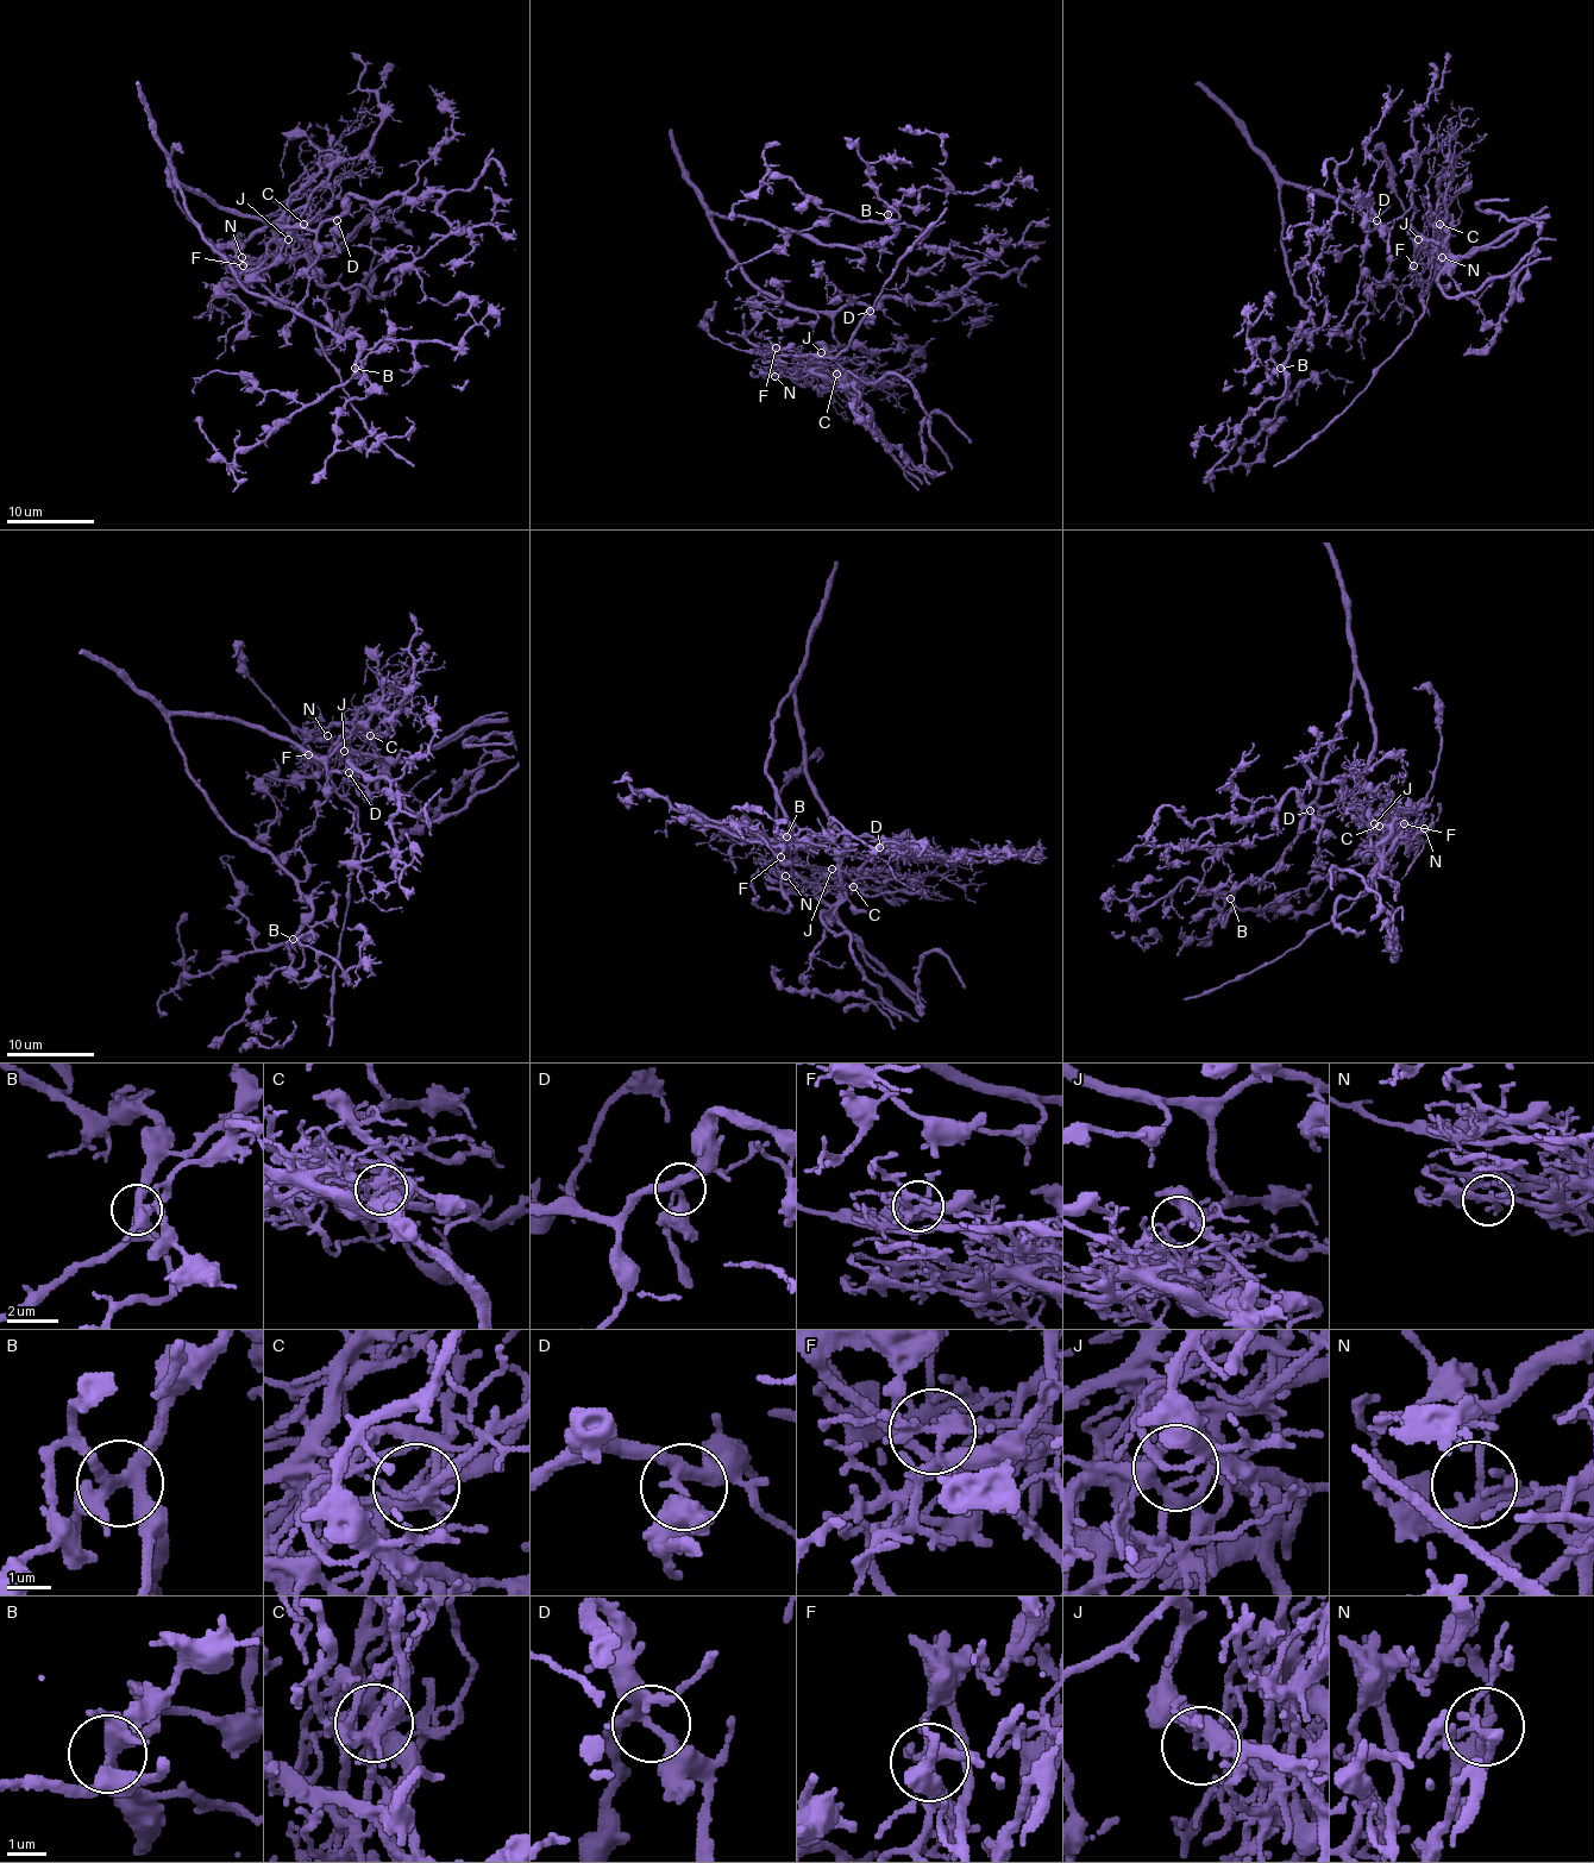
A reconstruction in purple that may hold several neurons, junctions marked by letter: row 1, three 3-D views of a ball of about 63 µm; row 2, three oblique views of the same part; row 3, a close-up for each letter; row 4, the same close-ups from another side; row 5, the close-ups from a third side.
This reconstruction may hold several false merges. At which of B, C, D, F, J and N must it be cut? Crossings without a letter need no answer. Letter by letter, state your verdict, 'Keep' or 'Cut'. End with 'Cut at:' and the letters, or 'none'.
B: Keep
C: Cut
D: Keep
F: Cut
J: Cut
N: Keep
Cut at: C, F, J

